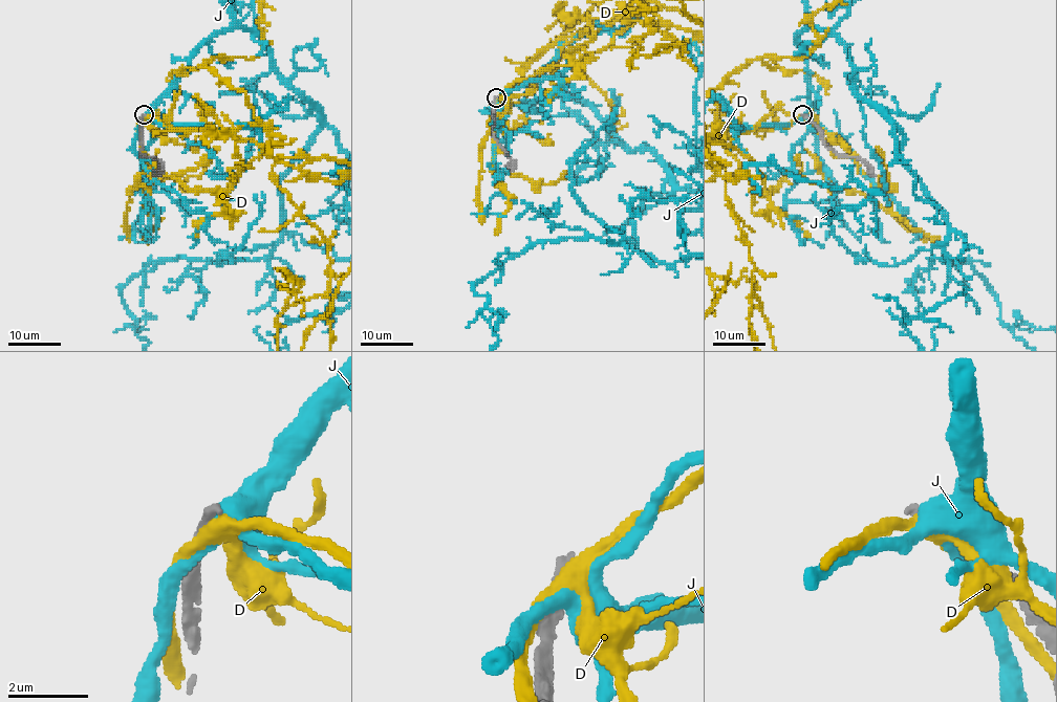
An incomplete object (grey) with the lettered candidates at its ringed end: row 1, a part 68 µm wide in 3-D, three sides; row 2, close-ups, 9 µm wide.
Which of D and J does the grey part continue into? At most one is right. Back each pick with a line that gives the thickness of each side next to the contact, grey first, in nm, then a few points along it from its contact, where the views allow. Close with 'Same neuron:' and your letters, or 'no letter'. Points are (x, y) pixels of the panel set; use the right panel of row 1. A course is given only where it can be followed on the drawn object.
Same neuron: no letter

